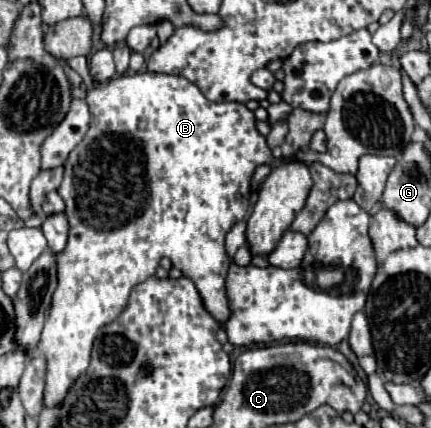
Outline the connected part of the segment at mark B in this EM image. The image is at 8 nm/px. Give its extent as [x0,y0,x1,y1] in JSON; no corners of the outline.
[38,71,274,407]

